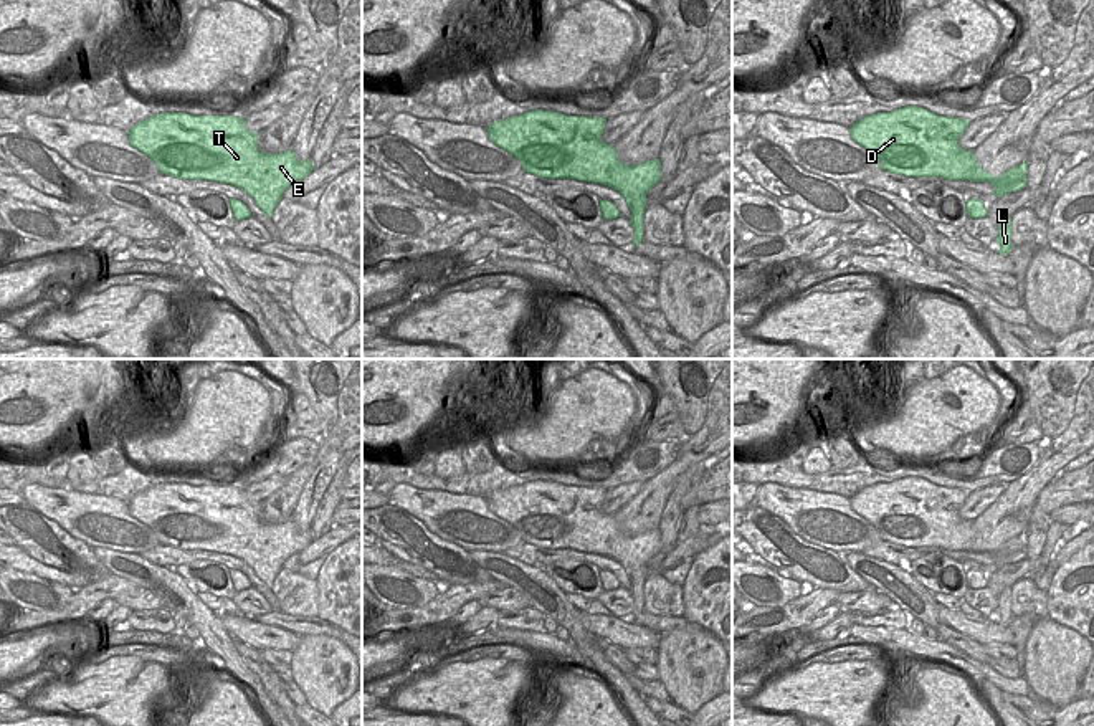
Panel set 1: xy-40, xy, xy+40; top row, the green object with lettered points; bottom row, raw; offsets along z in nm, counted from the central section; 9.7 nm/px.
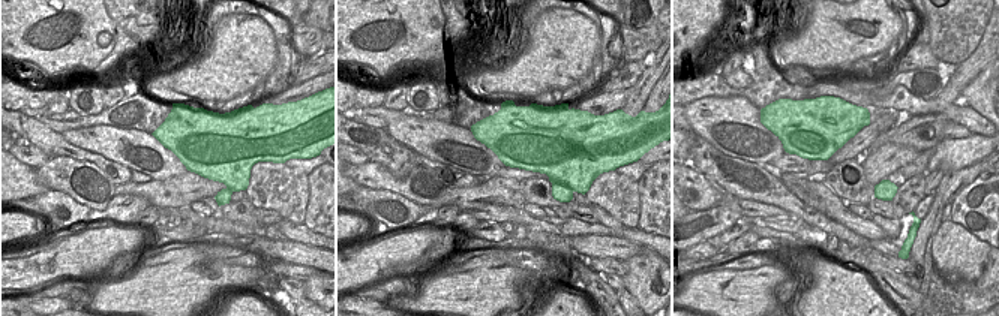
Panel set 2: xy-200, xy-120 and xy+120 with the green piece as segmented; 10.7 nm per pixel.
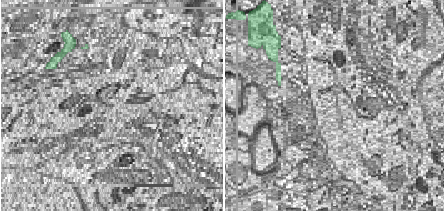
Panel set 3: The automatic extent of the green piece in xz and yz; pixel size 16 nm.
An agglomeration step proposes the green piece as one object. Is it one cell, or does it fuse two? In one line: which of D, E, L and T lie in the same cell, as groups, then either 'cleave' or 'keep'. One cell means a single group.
D E L T; keep

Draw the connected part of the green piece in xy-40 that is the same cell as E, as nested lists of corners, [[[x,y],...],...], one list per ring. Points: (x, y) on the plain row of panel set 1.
[[[160,483],[137,493],[127,504],[131,516],[149,526],[160,544],[235,556],[251,566],[269,589],[284,561],[314,541],[311,528],[301,533],[291,519],[281,524],[261,523],[259,503],[251,503],[245,488]]]

